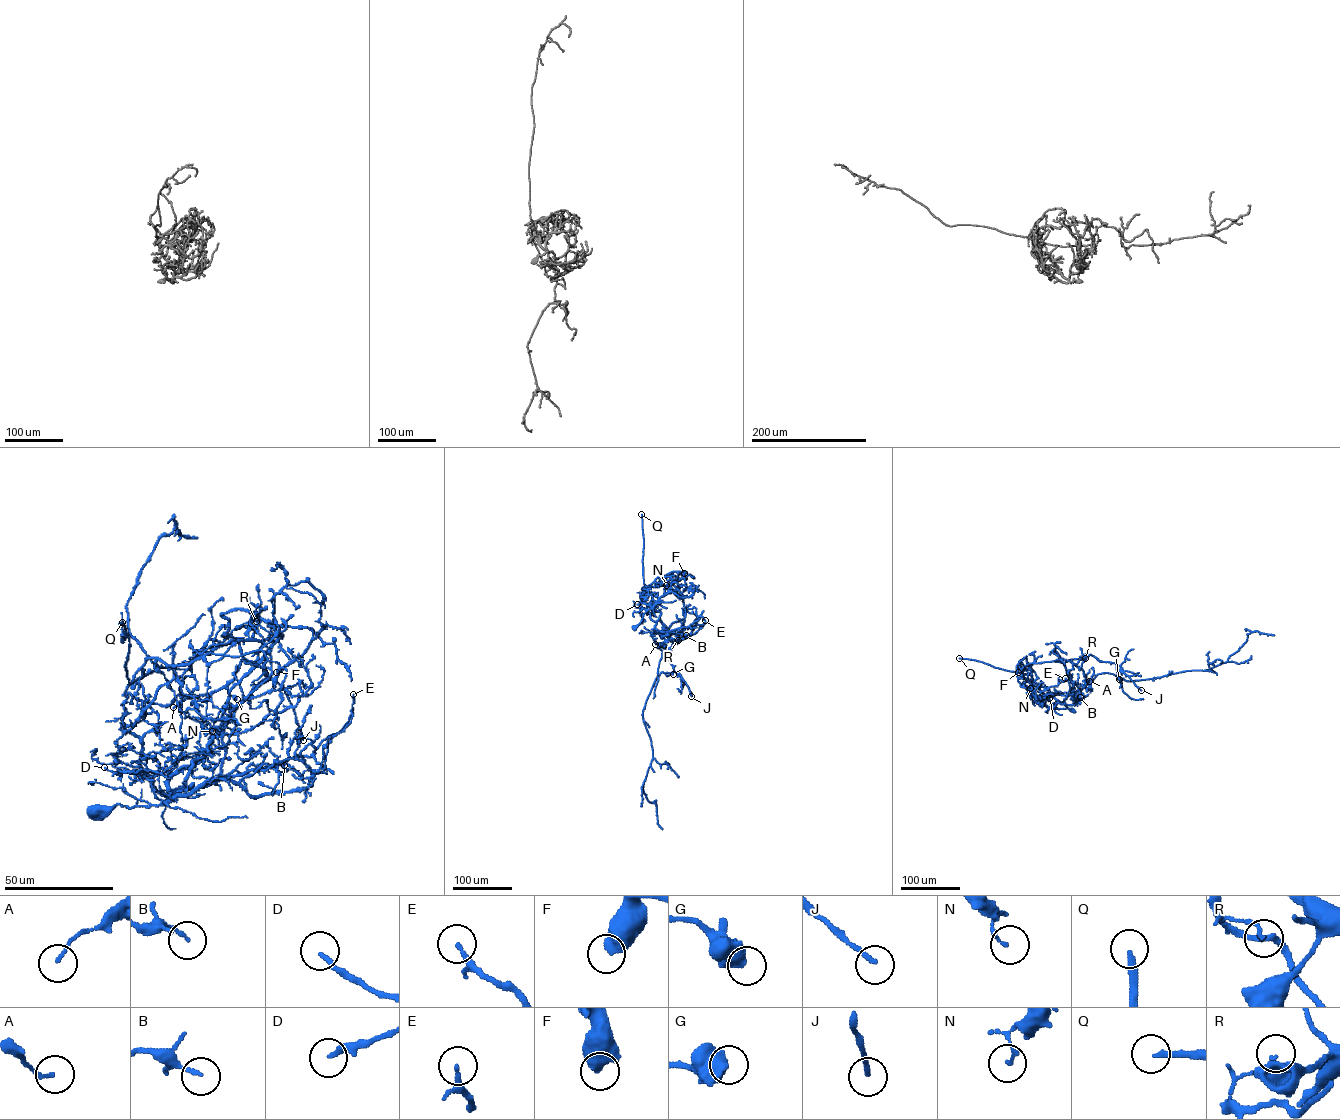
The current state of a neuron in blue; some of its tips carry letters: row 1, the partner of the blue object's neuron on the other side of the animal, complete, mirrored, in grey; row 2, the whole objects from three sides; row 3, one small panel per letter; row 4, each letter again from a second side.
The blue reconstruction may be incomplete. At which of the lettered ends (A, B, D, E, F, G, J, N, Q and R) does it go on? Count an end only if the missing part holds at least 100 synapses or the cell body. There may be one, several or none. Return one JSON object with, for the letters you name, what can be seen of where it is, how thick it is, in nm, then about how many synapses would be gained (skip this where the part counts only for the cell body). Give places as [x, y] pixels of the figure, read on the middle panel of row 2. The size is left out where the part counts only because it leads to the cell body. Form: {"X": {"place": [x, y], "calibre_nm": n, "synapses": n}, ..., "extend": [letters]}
{"Q": {"place": [641, 514], "calibre_nm": 240, "synapses": 250}, "extend": ["Q"]}

